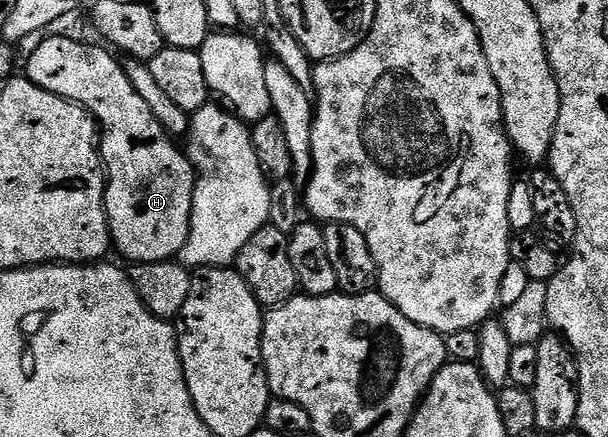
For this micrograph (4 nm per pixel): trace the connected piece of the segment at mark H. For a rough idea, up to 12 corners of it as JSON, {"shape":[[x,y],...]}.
{"shape":[[42,37],[24,77],[99,130],[112,245],[176,259],[197,175],[104,45]]}

